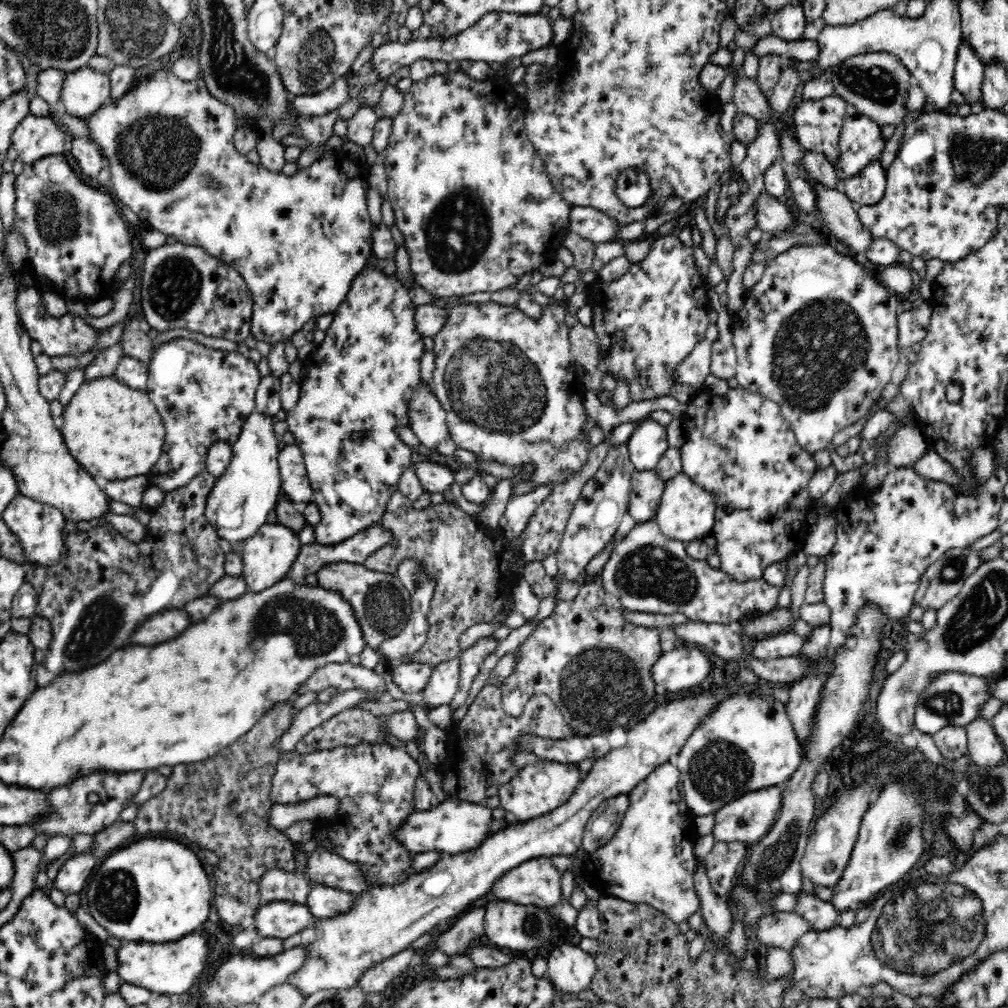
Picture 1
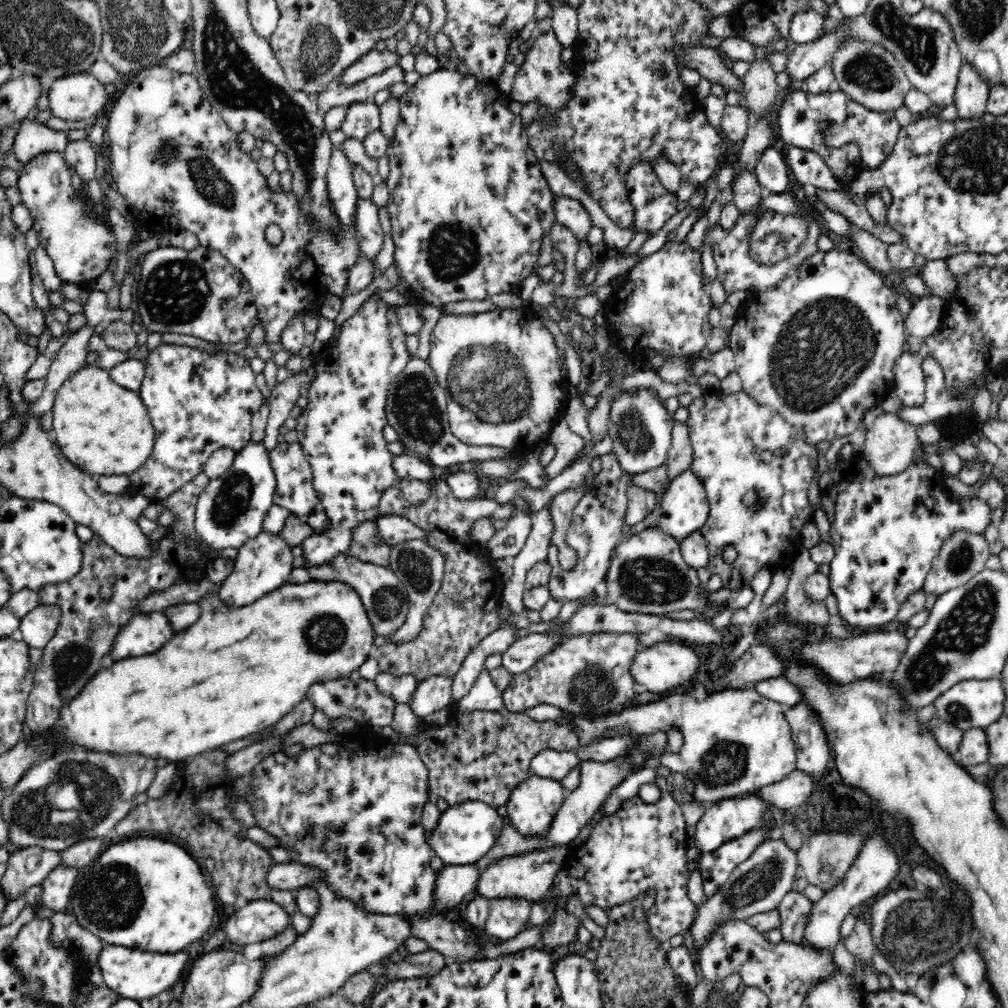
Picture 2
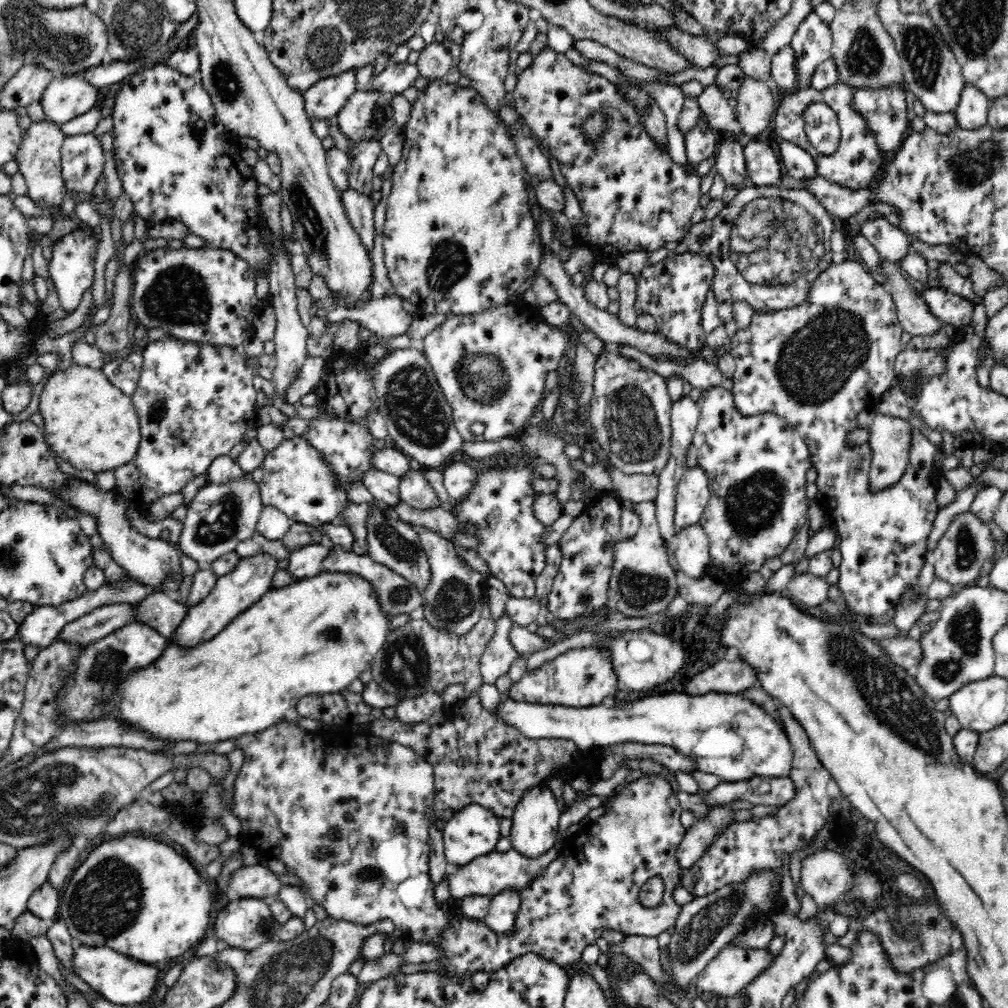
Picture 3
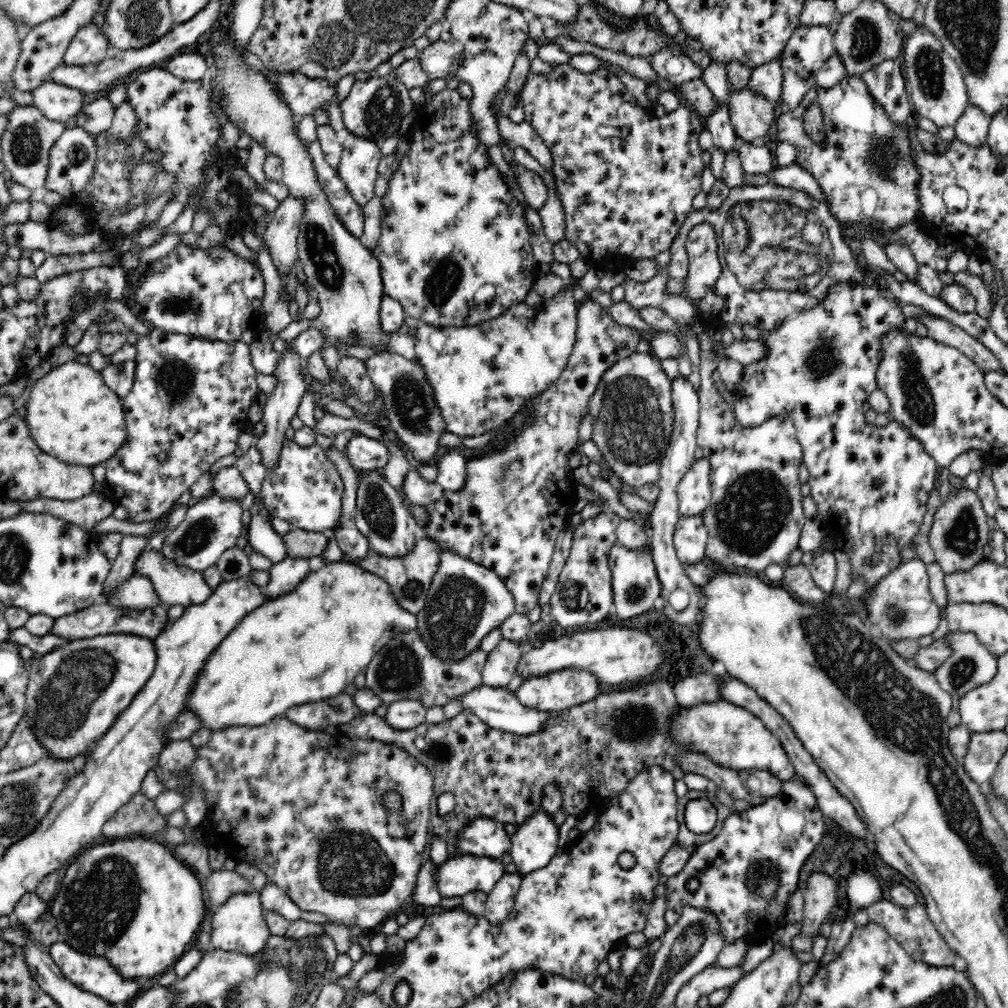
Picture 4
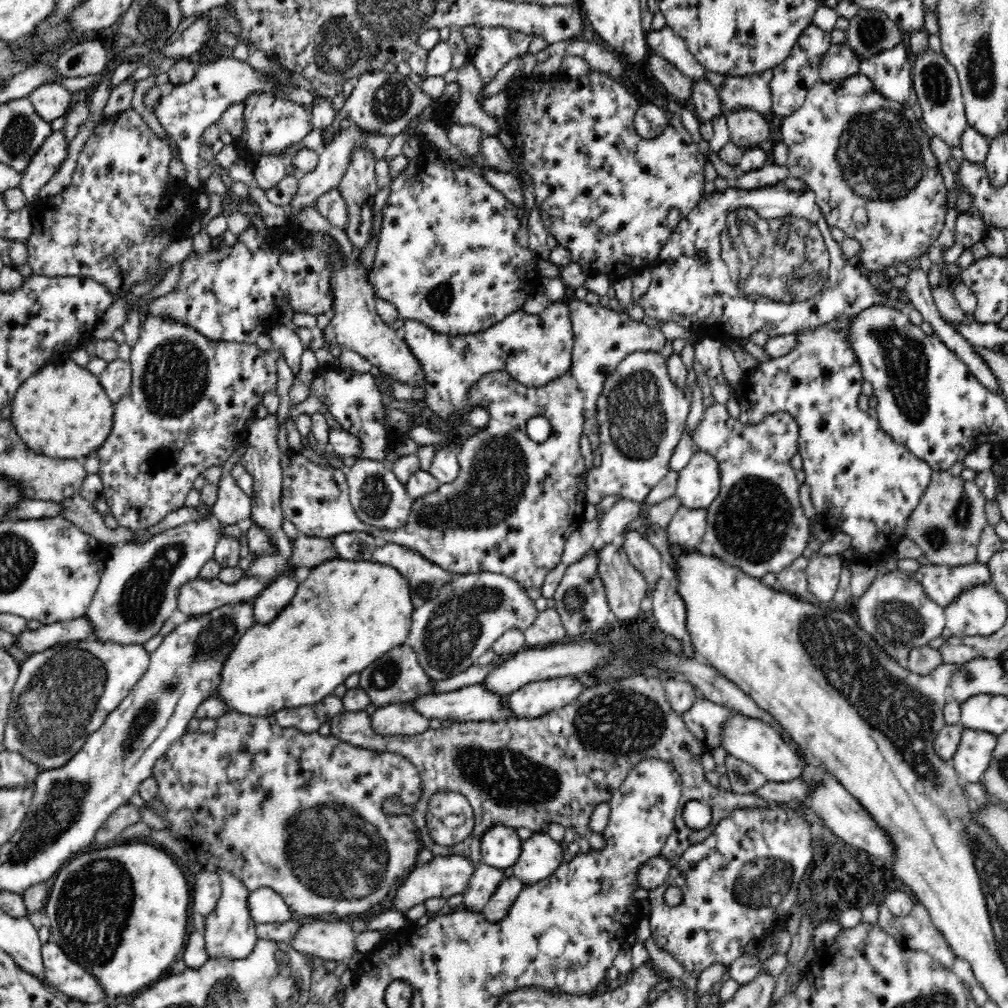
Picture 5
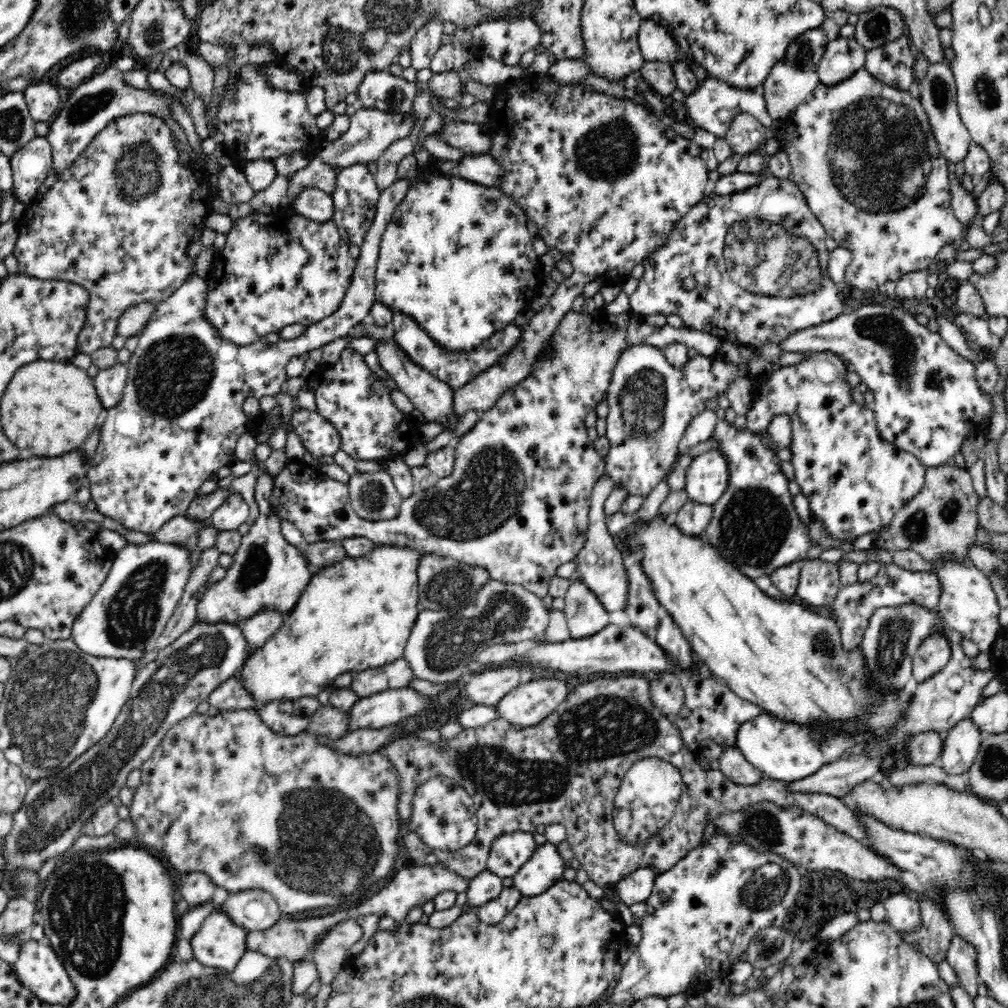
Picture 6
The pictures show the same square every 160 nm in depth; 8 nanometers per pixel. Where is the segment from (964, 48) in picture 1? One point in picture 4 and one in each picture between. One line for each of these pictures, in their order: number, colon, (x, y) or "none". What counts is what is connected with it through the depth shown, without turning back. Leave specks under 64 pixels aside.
2: (971, 95)
3: (973, 108)
4: (972, 128)

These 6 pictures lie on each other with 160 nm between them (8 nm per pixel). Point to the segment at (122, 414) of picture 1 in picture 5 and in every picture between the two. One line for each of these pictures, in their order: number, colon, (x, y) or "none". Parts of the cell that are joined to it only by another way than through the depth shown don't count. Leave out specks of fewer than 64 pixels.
2: (104, 429)
3: (89, 423)
4: (71, 414)
5: (61, 411)

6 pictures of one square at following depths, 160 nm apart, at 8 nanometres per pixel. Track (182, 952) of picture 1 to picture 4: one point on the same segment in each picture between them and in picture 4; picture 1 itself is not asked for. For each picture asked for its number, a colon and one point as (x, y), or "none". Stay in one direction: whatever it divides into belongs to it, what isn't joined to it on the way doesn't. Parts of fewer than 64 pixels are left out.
2: (131, 974)
3: (119, 979)
4: (93, 974)

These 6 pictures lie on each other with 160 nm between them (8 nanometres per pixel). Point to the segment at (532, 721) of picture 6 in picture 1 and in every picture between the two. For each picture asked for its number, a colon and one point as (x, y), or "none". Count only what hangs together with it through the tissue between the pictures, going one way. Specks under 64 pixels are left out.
1: (595, 666)
2: (588, 675)
3: (583, 677)
4: (554, 692)
5: (534, 699)

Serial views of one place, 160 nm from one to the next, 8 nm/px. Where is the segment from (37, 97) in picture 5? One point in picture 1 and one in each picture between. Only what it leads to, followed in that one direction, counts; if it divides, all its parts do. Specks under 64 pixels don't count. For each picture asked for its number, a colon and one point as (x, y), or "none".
1: (84, 91)
2: (82, 95)
3: (63, 100)
4: (58, 102)

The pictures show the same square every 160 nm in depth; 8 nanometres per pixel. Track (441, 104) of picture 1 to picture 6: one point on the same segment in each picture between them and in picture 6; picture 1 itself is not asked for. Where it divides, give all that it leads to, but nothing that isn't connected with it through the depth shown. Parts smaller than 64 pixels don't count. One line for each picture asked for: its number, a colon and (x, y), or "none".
2: (468, 205)
3: (459, 237)
4: (450, 225)
5: (453, 253)
6: (456, 256)

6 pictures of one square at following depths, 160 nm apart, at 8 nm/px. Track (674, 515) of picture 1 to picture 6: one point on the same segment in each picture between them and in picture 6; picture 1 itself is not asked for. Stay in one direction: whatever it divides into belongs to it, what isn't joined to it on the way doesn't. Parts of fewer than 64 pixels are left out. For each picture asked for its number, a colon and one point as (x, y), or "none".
2: (685, 506)
3: (694, 493)
4: (694, 491)
5: (699, 482)
6: (707, 477)

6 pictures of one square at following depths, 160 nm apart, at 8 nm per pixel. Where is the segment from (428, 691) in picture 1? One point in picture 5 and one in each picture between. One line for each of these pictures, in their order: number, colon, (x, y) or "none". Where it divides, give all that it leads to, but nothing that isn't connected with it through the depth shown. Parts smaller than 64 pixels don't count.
2: (434, 693)
3: (418, 709)
4: (403, 715)
5: (396, 719)

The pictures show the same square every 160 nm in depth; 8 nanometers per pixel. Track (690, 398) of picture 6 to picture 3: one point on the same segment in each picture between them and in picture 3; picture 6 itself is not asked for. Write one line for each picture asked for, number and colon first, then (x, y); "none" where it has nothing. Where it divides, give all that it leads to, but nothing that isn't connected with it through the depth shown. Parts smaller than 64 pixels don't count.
3: (630, 411)
4: (633, 413)
5: (642, 414)

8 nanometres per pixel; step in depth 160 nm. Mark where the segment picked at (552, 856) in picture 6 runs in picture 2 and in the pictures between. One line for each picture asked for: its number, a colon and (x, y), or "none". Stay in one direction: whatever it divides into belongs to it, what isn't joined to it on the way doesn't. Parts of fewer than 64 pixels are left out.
2: (532, 806)
3: (534, 827)
4: (534, 845)
5: (541, 857)

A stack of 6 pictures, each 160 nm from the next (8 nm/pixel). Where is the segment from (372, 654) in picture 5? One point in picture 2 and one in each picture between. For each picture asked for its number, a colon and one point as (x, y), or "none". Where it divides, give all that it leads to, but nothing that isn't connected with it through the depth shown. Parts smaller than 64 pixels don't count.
2: (236, 671)
3: (315, 636)
4: (306, 646)

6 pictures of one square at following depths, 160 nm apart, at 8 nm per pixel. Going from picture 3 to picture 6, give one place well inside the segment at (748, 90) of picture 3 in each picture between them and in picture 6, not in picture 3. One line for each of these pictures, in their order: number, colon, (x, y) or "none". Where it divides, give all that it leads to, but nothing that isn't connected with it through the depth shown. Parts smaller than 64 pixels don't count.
4: (751, 114)
5: (747, 128)
6: (746, 133)

